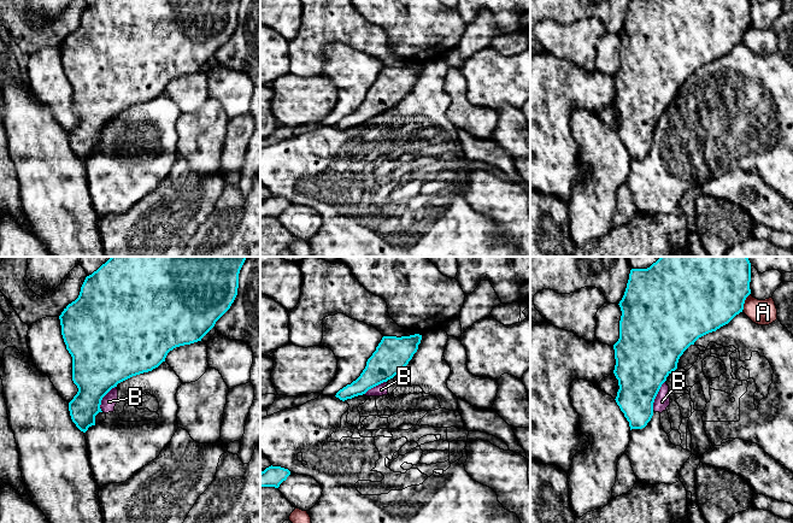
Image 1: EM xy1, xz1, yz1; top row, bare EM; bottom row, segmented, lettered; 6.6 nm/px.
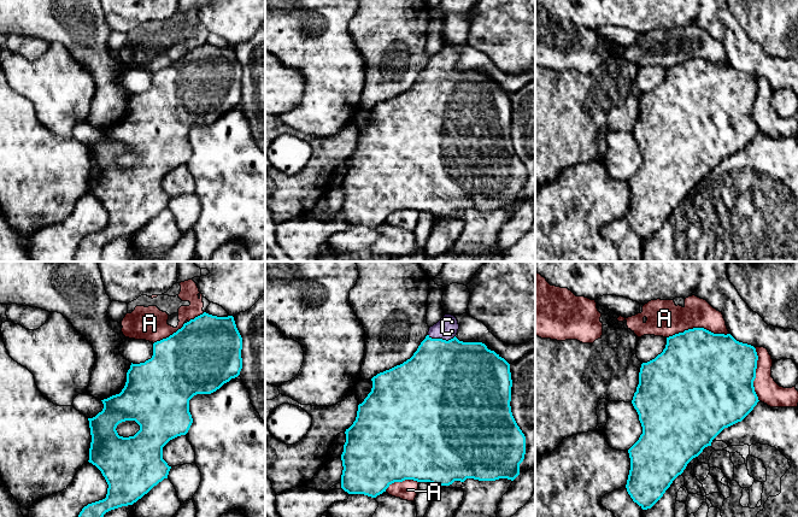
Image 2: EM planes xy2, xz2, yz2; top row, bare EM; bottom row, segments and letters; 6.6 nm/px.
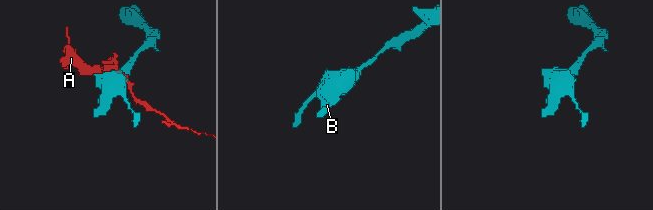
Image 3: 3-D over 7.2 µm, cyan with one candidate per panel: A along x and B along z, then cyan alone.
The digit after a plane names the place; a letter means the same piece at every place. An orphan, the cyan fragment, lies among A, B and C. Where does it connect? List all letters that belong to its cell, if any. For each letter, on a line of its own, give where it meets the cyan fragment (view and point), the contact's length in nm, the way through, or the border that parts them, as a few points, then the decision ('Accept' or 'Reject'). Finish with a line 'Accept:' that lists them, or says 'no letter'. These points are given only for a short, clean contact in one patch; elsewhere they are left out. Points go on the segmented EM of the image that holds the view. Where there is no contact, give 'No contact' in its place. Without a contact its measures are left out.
A: Touches cyan at yz2 (697, 328). Shared border 420 nm. Reject
B: Touches cyan at yz1 (656, 395). Shared border 220 nm. Boundary: yz1 (664, 381), (655, 399), (652, 410). Reject
C: Touches cyan at xz2 (441, 339). Shared border 180 nm. Accept
Accept: C

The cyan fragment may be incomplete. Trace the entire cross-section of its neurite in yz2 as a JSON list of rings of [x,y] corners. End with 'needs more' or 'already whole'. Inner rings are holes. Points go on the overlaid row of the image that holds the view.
[[[693,328],[667,337],[663,352],[641,364],[632,404],[639,415],[642,434],[628,450],[630,470],[626,488],[642,510],[651,509],[687,464],[711,446],[724,428],[741,422],[753,410],[759,401],[753,387],[757,360],[756,348],[737,341],[730,334],[714,334],[704,328]]] | already whole

